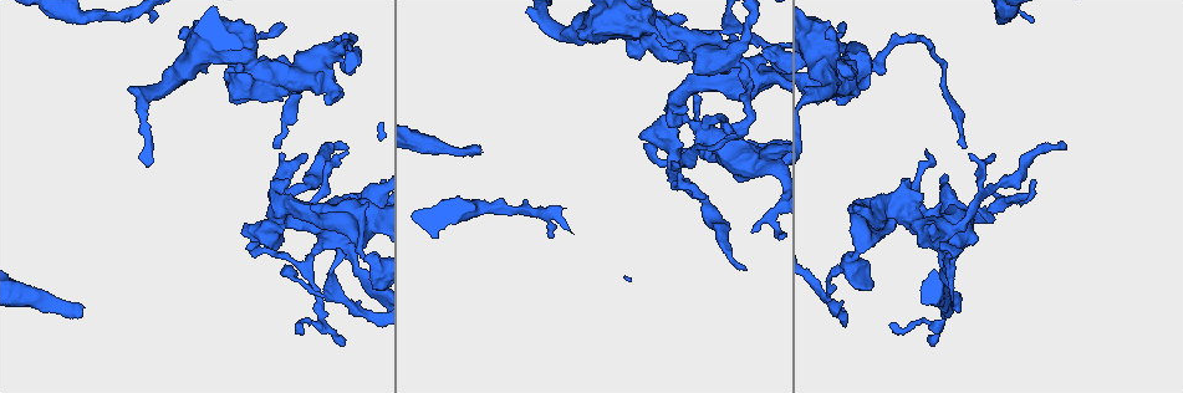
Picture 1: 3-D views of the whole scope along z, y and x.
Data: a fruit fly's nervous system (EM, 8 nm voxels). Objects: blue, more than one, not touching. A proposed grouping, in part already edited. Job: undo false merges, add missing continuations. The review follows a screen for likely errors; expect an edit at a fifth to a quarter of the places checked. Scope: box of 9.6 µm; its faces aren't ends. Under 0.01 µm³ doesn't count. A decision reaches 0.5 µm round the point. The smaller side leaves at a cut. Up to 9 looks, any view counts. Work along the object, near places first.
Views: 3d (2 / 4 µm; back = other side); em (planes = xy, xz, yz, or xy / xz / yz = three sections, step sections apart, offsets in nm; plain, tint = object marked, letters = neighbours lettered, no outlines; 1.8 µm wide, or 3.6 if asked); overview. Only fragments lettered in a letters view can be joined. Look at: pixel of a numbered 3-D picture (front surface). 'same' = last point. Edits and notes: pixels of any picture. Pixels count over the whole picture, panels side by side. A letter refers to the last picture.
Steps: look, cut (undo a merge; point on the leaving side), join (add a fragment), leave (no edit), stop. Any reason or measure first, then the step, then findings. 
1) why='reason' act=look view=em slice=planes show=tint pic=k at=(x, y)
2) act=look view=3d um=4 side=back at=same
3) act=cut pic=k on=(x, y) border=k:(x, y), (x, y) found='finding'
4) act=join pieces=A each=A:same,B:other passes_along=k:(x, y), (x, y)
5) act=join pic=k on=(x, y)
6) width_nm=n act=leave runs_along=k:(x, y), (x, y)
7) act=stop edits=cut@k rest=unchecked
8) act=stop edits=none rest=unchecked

why='free end' act=look view=em slice=xy step=8 show=letters pic=1 at=(288, 269)

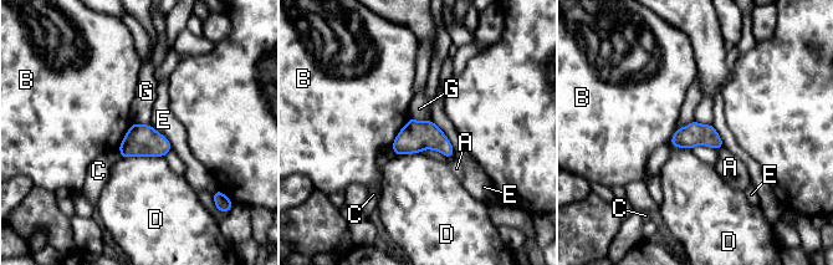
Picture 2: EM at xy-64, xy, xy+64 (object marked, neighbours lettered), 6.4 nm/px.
width_nm=150 act=leave each=A:other,B:other,C:other,D:other,E:other,G:other border=2:(409, 116), (417, 120), (430, 120) found='none of them fits'

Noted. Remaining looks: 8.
why='looks like a crossing' act=look view=em um=3.6 slice=planes show=plain pic=1 at=(338, 218)

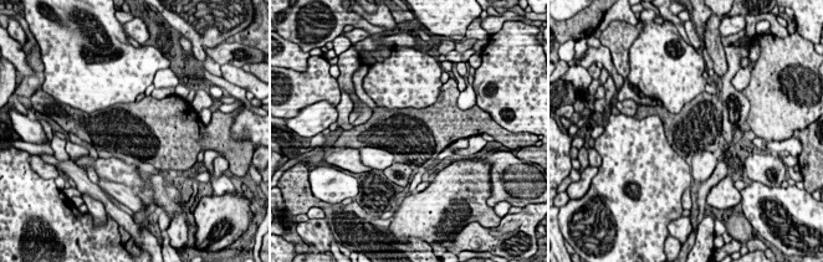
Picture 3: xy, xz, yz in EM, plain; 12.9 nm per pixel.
act=look view=em um=3.6 slice=planes show=letters at=same

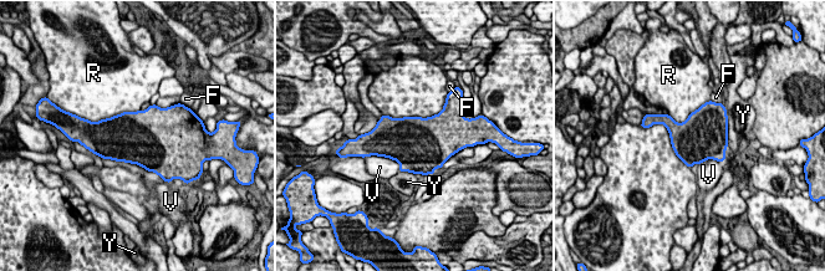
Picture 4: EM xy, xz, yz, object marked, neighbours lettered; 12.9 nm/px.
longest_contact=R:600nm act=leave each=F:other,R:other,V:other,Y:other found='all the same neuron'

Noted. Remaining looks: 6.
why='sharp bend' act=look view=em um=3.6 slice=yz step=8 show=tint pic=1 at=(332, 93)

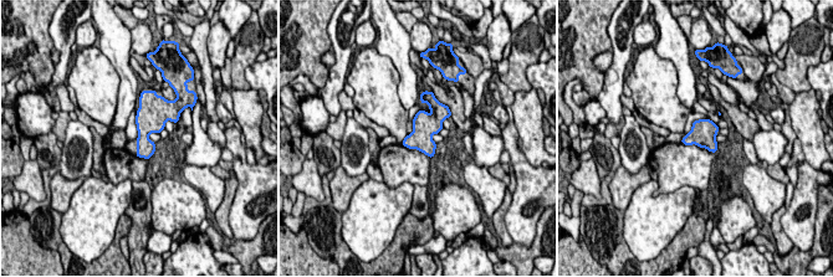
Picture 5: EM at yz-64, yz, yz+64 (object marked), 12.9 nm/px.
why='another direction' act=look view=em um=3.6 slice=planes show=letters at=same

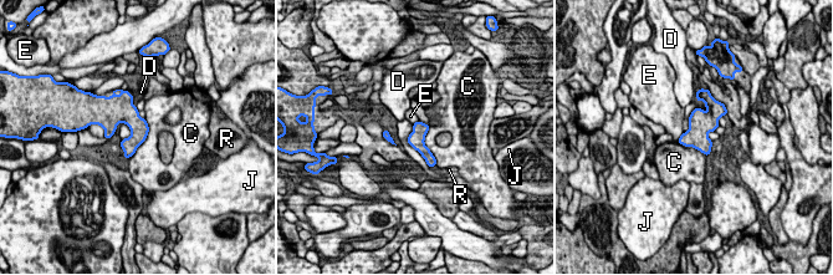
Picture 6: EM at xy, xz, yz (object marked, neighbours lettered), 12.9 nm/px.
act=leave each=C:other,D:other,E:other,J:other,R:other border=6:(144, 117), (147, 138), (127, 158) found='one neuron here'

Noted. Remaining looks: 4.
act=look view=em slice=yz step=16 show=letters pic=1 at=(82, 308)

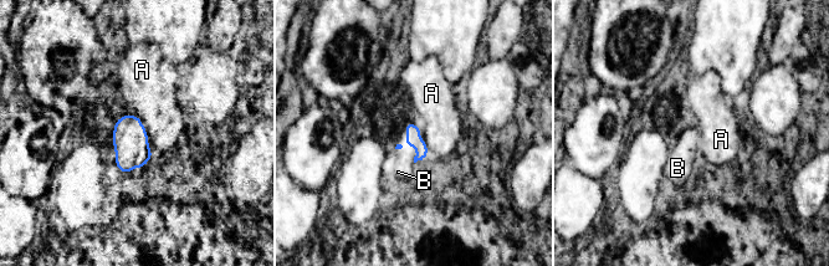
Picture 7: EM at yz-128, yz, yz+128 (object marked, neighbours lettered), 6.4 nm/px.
act=look view=em slice=planes show=letters at=same

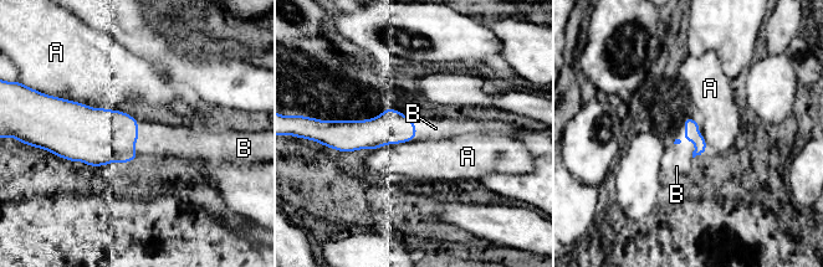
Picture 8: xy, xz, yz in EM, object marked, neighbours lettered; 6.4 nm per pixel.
act=join pic=8 on=(160, 140) each=A:other,B:same found='the neuron continues'

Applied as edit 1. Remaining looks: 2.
act=stop edits=join@8 rest=unchecked

